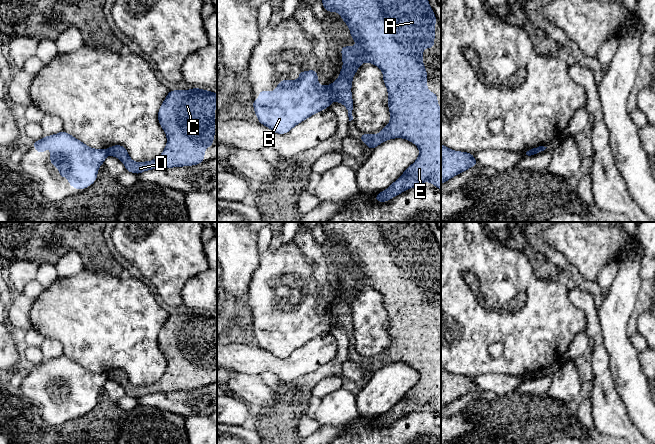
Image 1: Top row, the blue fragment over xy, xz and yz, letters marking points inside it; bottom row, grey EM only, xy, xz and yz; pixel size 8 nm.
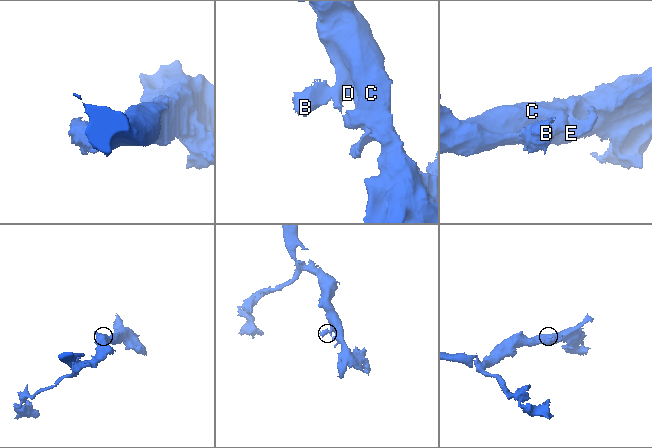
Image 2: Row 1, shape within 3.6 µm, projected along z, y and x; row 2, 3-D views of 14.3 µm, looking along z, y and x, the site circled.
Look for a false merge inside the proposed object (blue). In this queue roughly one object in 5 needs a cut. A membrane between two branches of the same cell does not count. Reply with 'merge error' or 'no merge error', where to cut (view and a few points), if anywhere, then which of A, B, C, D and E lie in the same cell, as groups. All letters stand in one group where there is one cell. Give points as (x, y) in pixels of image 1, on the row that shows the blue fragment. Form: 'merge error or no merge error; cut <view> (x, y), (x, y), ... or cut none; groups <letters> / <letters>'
merge error; cut xz (331, 85), (331, 98), (333, 100); groups A C D E / B

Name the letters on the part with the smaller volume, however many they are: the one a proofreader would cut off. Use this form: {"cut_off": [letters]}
{"cut_off": ["B"]}

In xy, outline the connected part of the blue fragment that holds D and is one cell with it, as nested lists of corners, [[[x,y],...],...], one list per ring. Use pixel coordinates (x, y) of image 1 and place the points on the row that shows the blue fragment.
[[[200,88],[169,91],[158,111],[158,121],[167,137],[167,144],[160,156],[151,161],[133,161],[127,149],[122,145],[108,148],[108,155],[118,158],[127,172],[140,174],[152,169],[193,166],[201,164],[205,148],[211,148],[215,137],[215,107],[217,94]]]

